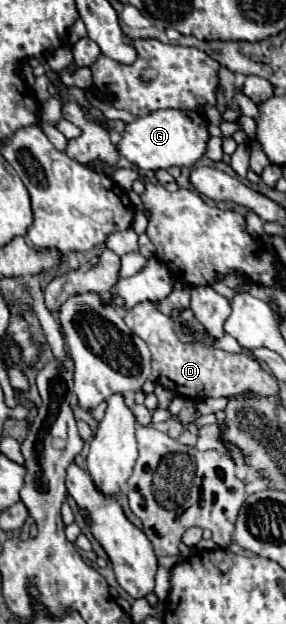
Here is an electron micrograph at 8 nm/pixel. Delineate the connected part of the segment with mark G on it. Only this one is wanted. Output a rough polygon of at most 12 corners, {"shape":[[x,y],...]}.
{"shape":[[158,109],[128,123],[116,147],[142,171],[194,167],[202,113]]}

